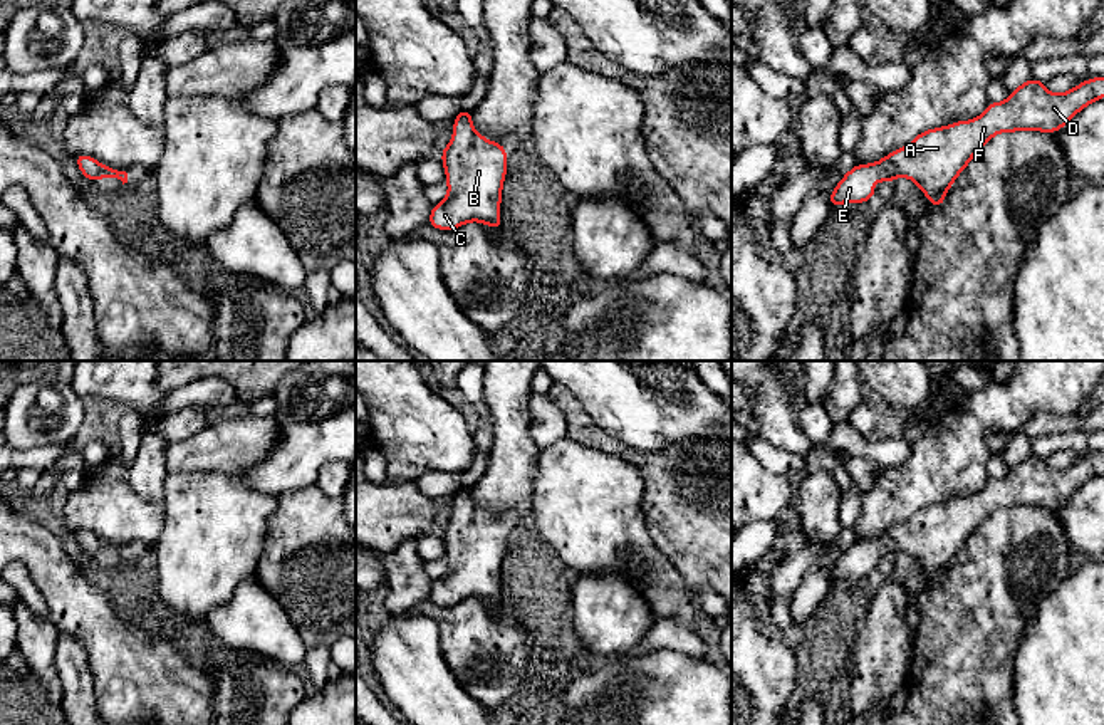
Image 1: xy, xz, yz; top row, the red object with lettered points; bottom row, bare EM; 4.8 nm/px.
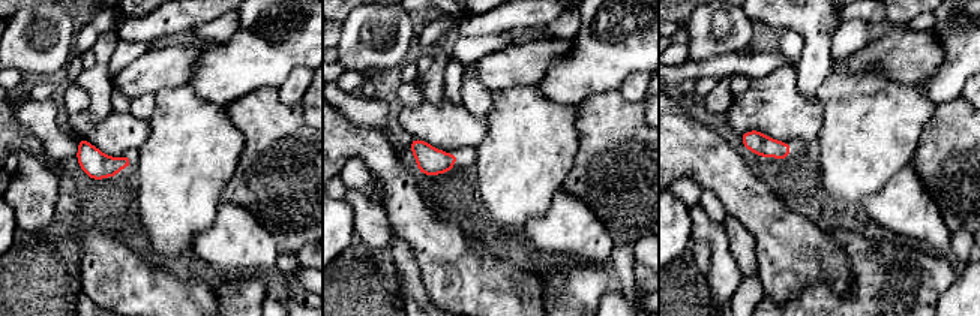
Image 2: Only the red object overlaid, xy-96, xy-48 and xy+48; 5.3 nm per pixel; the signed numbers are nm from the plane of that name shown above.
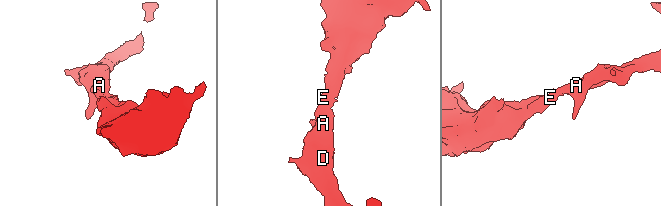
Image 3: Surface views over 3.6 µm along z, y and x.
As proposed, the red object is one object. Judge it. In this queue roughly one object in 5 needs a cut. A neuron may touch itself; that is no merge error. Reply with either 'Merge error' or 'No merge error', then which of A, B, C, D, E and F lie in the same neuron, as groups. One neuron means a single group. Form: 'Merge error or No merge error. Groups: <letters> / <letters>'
No merge error. Groups: A B C D E F

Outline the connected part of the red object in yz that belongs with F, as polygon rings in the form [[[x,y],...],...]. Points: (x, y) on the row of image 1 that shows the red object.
[[[1094,77],[1081,82],[1074,89],[1060,94],[1049,92],[1045,84],[1028,79],[1010,92],[1003,102],[990,102],[985,112],[971,121],[958,121],[950,126],[935,128],[918,134],[908,146],[894,149],[881,161],[856,164],[846,173],[841,183],[831,193],[831,208],[841,203],[862,203],[874,198],[874,181],[889,183],[899,176],[913,180],[933,206],[941,206],[945,193],[966,168],[971,158],[998,133],[1013,133],[1022,129],[1057,133],[1079,111],[1091,102],[1104,97],[1104,77]]]

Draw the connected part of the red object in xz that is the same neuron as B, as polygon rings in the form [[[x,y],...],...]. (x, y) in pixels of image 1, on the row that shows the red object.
[[[460,111],[453,138],[441,151],[448,195],[433,205],[428,225],[438,230],[453,230],[468,222],[502,227],[500,201],[507,156],[500,143],[488,141],[475,131],[471,111]]]

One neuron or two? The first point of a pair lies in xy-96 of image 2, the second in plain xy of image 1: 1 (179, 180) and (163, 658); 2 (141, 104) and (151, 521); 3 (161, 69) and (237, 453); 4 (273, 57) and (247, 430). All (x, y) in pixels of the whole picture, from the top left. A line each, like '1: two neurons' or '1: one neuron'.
1: two neurons
2: two neurons
3: one neuron
4: two neurons

